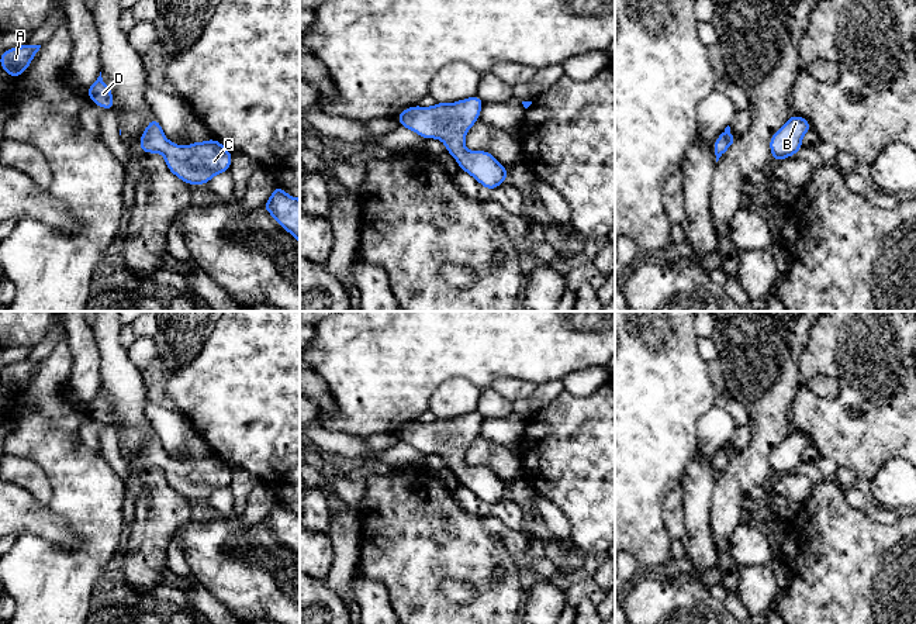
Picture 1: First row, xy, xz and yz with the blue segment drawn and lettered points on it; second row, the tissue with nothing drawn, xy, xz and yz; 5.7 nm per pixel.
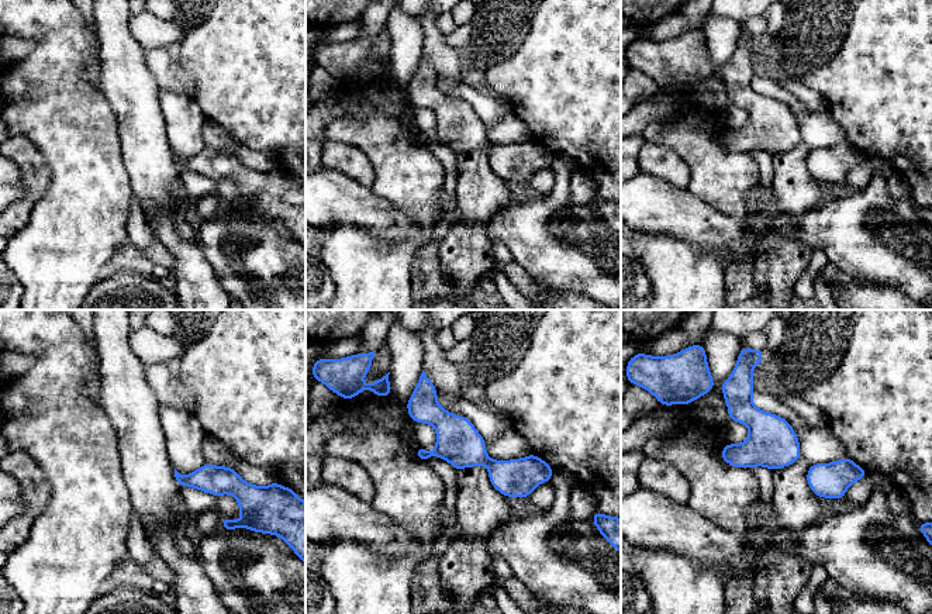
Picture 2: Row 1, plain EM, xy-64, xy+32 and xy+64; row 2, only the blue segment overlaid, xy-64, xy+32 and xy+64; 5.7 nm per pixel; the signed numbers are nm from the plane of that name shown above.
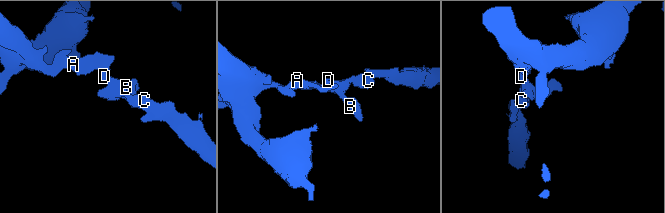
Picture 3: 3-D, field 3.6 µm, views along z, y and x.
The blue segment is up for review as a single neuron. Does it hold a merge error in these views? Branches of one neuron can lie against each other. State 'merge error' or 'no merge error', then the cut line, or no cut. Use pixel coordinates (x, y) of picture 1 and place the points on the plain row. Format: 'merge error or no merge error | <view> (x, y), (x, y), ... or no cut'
no merge error | no cut

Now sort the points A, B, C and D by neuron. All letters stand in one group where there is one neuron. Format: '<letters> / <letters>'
A B C D

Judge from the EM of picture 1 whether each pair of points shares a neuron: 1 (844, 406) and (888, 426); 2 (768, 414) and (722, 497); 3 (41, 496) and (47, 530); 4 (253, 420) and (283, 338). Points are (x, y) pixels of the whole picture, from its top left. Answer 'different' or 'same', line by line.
1: same
2: same
3: different
4: same

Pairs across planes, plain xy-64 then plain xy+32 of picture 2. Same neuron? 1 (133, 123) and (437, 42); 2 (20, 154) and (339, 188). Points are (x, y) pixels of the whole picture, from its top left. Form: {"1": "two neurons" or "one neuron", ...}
{"1": "one neuron", "2": "two neurons"}

